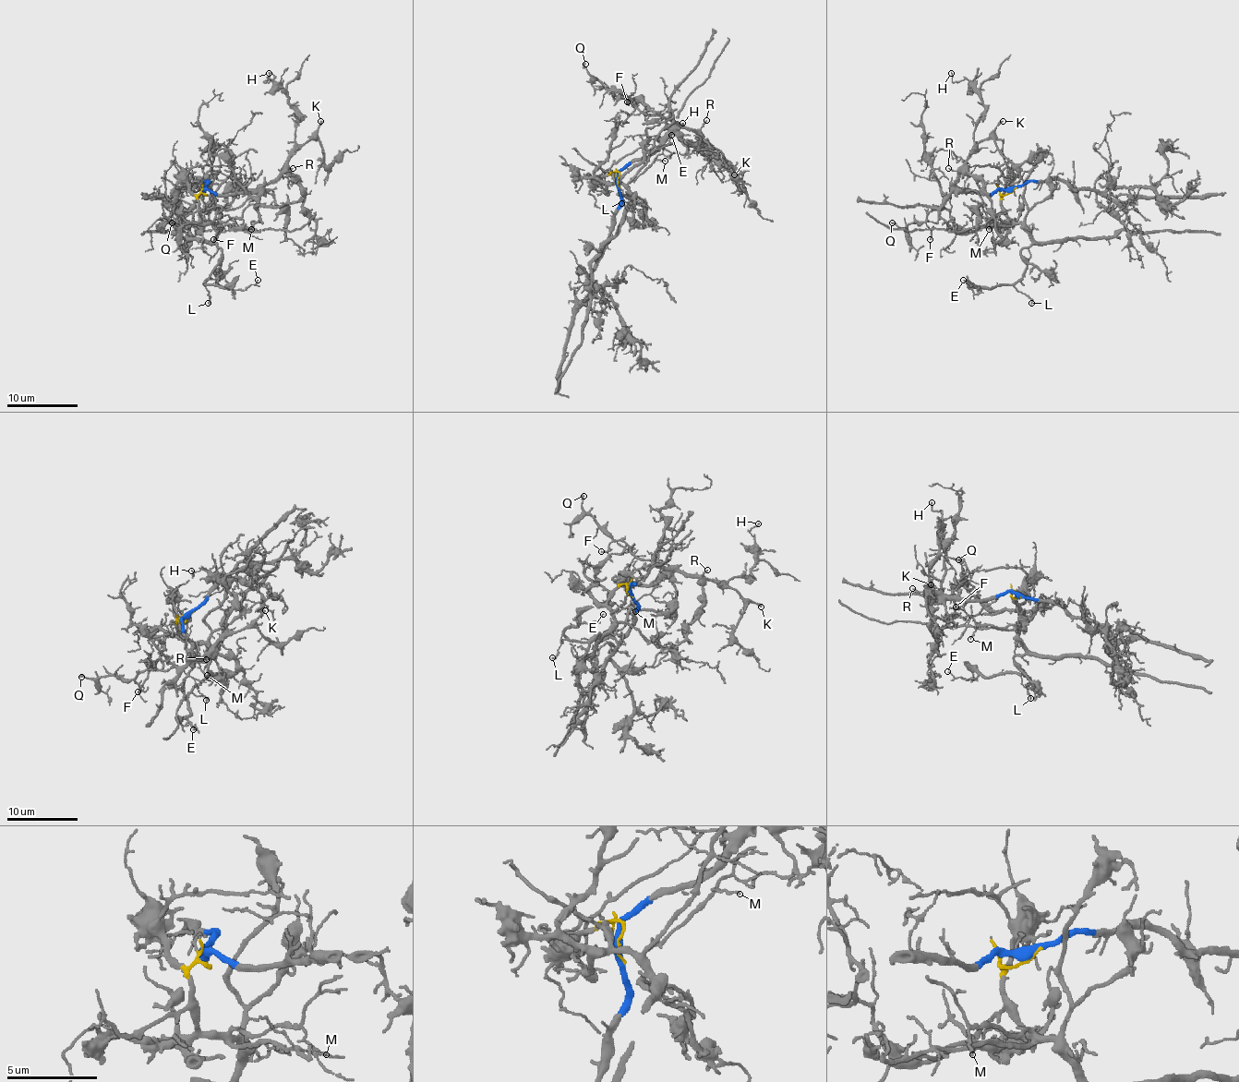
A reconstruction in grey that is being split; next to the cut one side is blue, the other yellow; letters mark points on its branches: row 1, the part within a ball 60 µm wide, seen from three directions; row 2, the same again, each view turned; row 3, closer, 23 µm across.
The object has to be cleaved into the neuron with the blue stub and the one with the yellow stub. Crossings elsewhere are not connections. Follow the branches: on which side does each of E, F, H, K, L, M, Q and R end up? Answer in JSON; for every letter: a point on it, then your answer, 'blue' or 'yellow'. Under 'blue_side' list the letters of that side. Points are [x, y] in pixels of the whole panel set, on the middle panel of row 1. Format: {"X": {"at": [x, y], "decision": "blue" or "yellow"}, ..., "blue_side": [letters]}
{"E": {"at": [671, 135], "decision": "yellow"}, "F": {"at": [627, 102], "decision": "blue"}, "H": {"at": [682, 123], "decision": "blue"}, "K": {"at": [734, 174], "decision": "blue"}, "L": {"at": [621, 203], "decision": "yellow"}, "M": {"at": [665, 161], "decision": "yellow"}, "Q": {"at": [585, 64], "decision": "blue"}, "R": {"at": [706, 120], "decision": "blue"}, "blue_side": ["F", "H", "K", "Q", "R"]}

